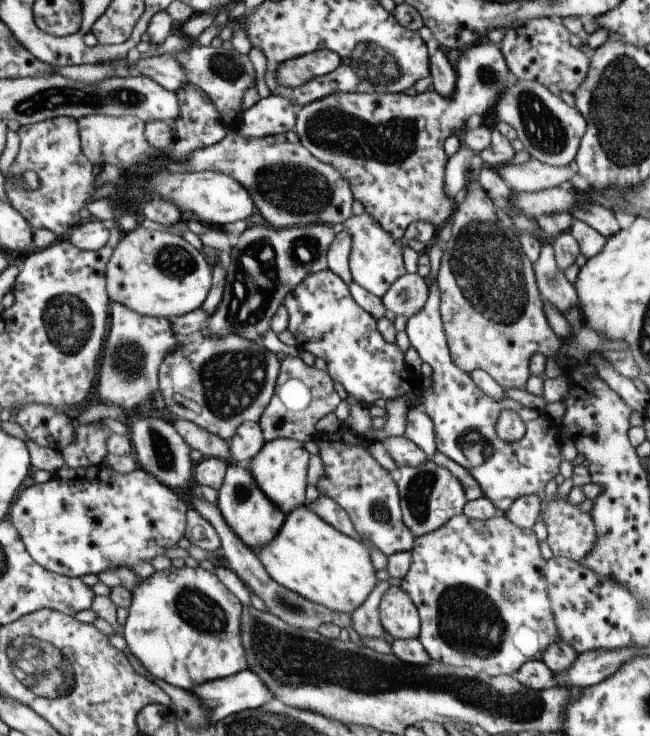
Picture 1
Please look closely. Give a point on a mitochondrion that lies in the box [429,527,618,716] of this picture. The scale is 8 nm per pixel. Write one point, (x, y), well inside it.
(468, 621)

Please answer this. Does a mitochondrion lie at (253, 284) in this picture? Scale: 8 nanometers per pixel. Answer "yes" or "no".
yes

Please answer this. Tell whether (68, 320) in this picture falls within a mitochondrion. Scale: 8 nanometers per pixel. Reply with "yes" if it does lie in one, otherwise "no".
yes

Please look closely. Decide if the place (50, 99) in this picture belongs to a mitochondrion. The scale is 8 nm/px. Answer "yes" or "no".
yes

